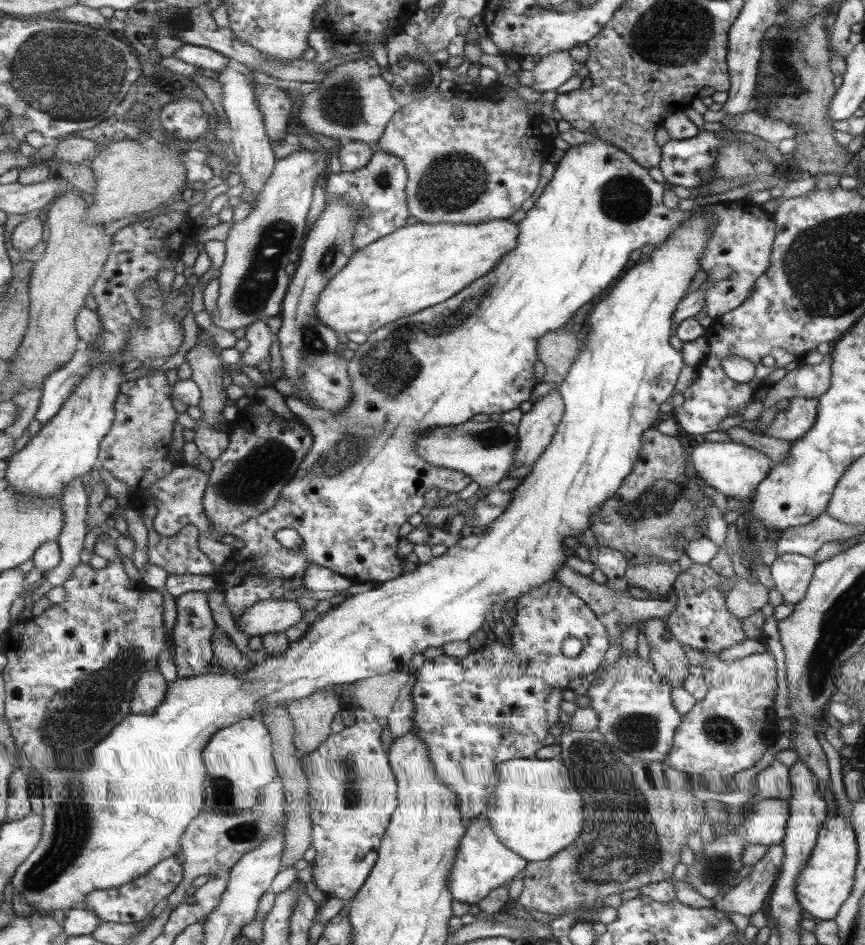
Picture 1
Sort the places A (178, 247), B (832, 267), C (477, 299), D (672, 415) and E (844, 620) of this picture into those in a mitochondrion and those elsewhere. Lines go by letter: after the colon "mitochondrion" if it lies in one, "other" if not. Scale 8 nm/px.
A: other
B: mitochondrion
C: mitochondrion
D: other
E: mitochondrion

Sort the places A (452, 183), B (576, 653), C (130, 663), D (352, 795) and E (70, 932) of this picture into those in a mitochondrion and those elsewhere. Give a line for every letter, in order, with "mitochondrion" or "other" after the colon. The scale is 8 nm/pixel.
A: mitochondrion
B: other
C: mitochondrion
D: mitochondrion
E: other

